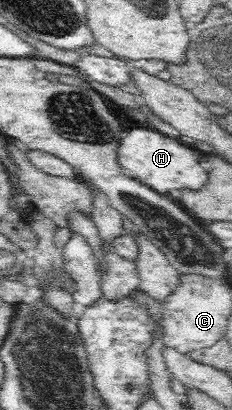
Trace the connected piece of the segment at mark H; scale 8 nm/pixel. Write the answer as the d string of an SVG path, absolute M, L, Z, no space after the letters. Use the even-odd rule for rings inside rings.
M137 126L126 131L121 146L117 148L117 163L126 177L137 180L162 195L179 188L199 188L206 178L206 172L197 157L191 153L191 147L184 146L182 142L153 128Z

